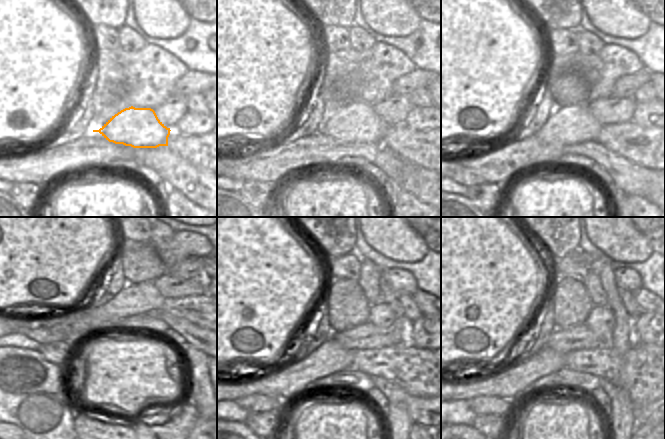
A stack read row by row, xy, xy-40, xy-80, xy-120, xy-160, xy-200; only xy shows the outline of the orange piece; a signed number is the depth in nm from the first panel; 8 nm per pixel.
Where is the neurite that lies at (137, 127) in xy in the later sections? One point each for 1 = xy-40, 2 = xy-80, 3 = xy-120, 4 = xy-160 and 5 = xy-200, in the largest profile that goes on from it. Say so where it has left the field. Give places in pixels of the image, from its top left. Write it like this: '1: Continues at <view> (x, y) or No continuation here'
1: Continues at xy-40 (356, 123)
2: Continues at xy-80 (571, 125)
3: Continues at xy-120 (115, 353)
4: Continues at xy-160 (292, 379)
5: Continues at xy-200 (513, 381).

